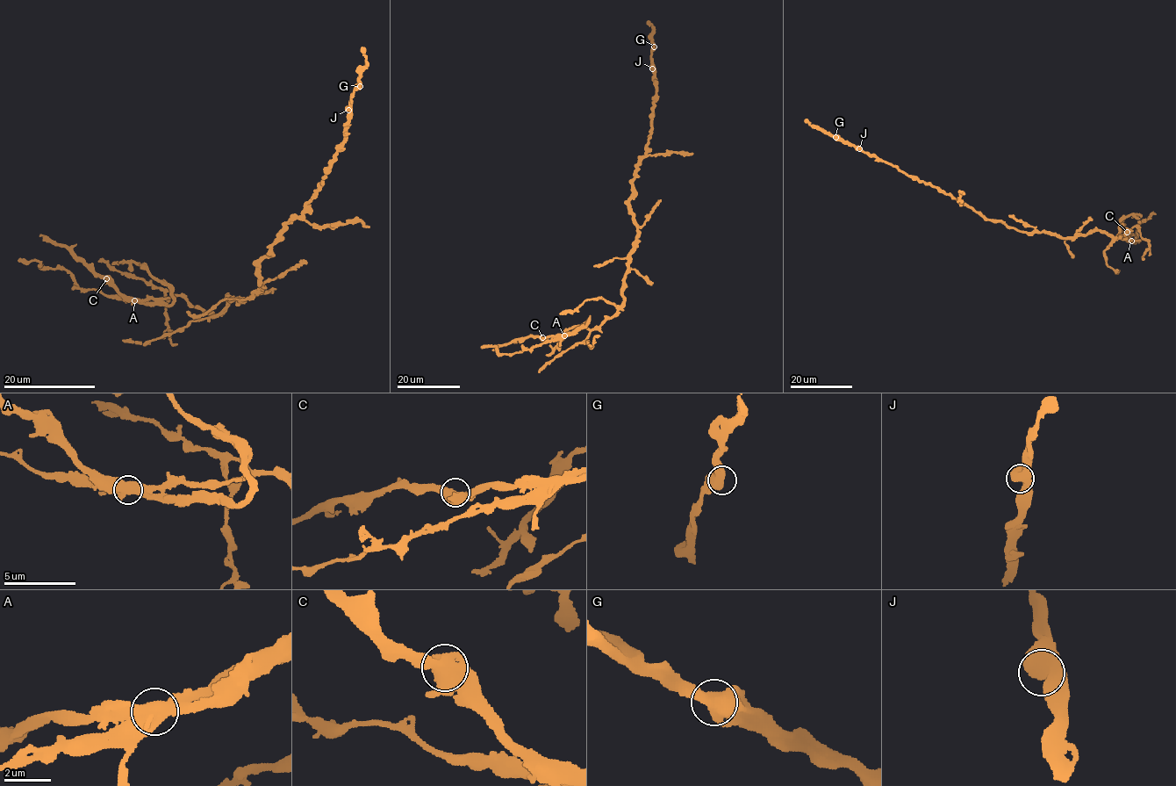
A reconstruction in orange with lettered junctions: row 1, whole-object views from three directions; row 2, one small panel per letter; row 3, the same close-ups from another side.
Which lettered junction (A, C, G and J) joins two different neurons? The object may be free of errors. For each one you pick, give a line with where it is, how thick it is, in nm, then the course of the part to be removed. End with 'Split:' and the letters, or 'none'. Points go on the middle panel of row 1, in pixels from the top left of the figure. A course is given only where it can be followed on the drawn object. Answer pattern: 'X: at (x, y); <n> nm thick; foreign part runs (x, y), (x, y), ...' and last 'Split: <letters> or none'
A: at (564, 335); 650 nm thick; foreign part runs (564, 335), (574, 335), (588, 320), (570, 328), (557, 346), (546, 355)
Split: A

